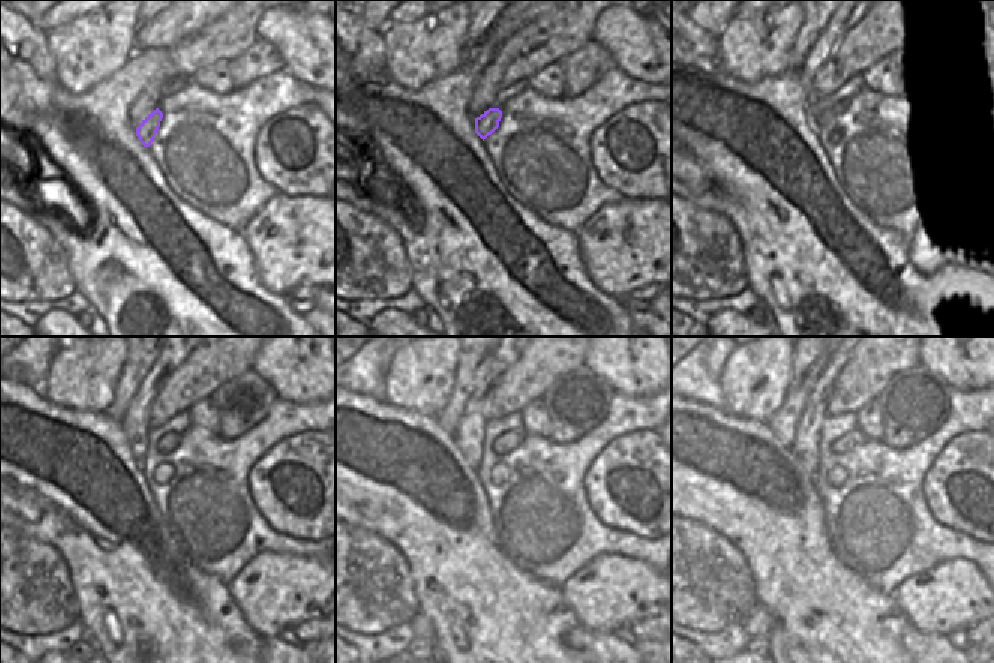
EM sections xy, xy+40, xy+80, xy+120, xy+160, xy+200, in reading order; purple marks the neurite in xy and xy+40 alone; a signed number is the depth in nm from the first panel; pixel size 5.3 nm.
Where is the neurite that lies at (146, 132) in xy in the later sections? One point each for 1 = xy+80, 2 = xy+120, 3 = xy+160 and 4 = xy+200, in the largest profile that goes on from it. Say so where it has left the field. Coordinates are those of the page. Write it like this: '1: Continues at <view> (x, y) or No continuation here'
1: Continues at xy+80 (826, 117)
2: Continues at xy+120 (168, 443)
3: Continues at xy+160 (505, 443)
4: Continues at xy+200 (855, 437)

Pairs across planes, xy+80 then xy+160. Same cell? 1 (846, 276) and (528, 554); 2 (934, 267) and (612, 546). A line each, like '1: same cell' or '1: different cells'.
1: different cells
2: different cells

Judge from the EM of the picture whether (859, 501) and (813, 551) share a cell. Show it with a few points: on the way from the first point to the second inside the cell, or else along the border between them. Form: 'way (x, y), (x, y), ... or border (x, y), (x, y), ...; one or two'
border (819, 500), (831, 549), (844, 566); two

